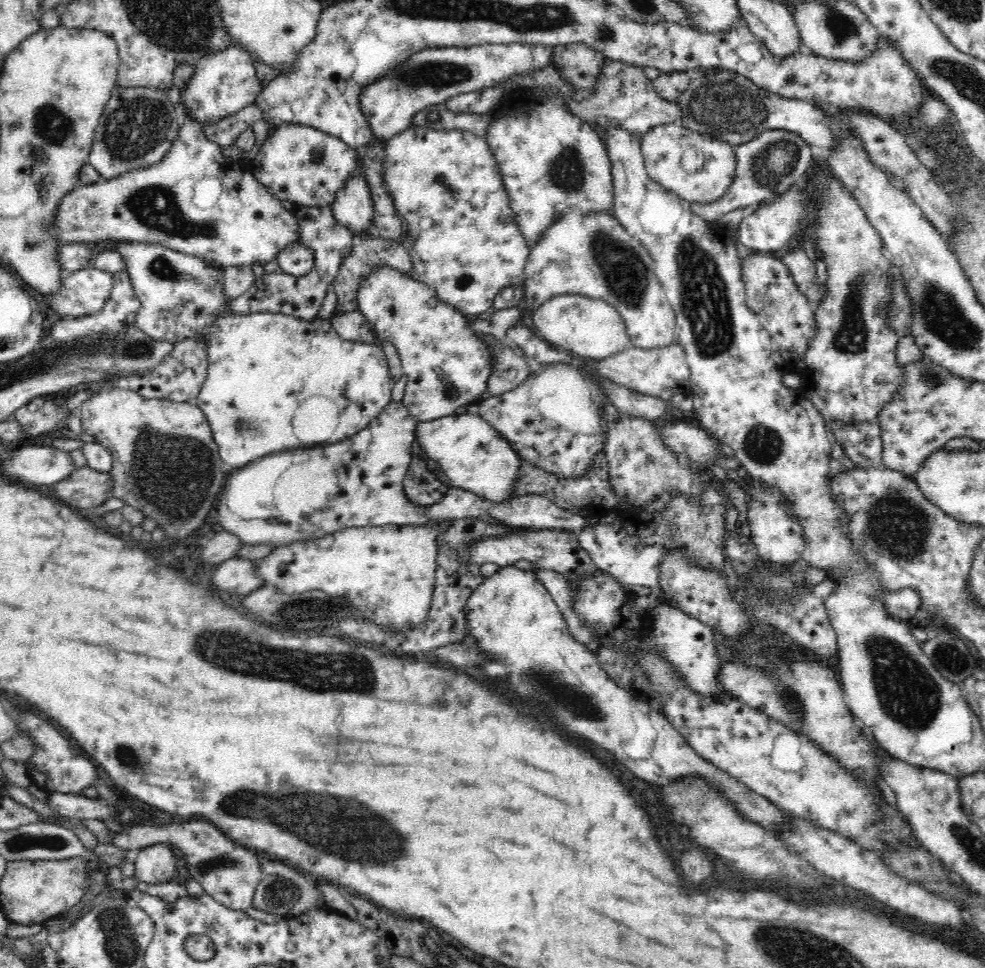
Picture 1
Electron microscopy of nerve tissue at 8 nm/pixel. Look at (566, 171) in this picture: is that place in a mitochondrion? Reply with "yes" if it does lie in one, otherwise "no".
yes

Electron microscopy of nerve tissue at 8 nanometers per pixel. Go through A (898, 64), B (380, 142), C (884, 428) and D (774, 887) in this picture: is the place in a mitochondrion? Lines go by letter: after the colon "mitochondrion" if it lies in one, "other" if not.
A: other
B: other
C: other
D: other

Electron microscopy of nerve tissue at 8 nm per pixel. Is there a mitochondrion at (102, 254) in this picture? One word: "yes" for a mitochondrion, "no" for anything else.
no

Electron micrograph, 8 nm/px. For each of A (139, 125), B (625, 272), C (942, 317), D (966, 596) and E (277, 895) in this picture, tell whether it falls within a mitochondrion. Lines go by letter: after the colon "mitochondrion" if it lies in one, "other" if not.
A: mitochondrion
B: mitochondrion
C: mitochondrion
D: other
E: mitochondrion

